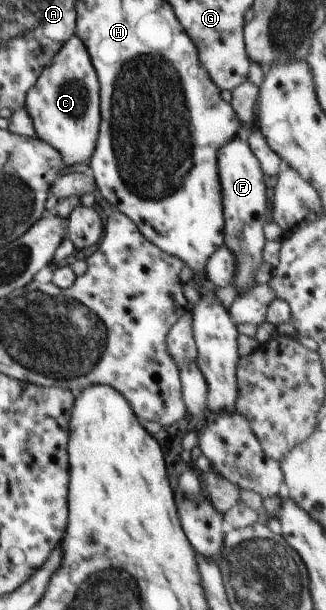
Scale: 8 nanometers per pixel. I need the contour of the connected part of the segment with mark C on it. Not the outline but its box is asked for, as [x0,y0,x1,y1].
[25,34,101,167]

